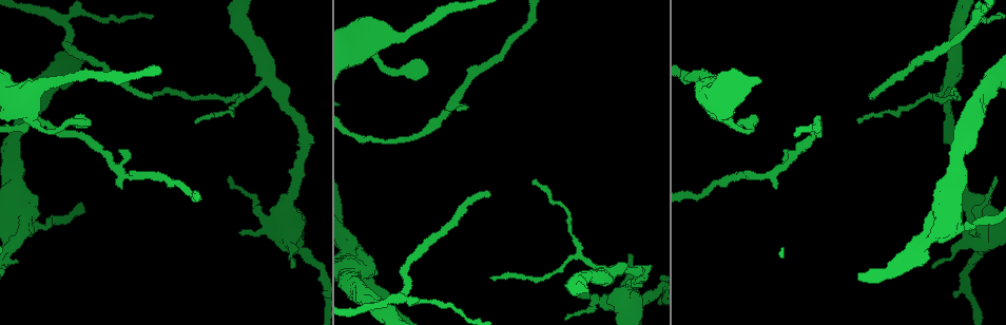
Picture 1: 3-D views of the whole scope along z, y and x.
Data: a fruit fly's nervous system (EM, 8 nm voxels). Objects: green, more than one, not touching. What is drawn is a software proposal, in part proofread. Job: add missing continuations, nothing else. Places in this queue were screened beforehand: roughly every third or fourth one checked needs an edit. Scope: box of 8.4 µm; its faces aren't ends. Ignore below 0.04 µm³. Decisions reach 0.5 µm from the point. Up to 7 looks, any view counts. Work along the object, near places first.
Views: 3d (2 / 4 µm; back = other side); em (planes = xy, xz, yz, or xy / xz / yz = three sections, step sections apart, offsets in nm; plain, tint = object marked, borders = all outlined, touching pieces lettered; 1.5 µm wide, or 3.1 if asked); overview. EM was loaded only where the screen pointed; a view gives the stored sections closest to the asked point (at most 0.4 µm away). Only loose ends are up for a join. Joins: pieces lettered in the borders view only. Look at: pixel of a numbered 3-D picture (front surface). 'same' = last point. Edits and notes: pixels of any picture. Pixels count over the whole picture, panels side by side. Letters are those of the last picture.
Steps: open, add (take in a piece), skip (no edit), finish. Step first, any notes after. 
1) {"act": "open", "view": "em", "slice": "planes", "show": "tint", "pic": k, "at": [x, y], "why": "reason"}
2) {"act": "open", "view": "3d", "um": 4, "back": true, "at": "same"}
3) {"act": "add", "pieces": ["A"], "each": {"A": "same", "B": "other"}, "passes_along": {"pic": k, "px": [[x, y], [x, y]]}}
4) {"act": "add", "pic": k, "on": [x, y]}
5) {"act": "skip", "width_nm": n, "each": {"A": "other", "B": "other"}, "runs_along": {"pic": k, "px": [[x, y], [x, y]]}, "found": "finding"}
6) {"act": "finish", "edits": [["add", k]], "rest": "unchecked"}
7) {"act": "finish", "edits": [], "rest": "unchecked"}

{"act": "open", "view": "em", "slice": "xy", "step": 4, "show": "tint", "pic": 1, "at": [89, 123], "why": "an open end"}

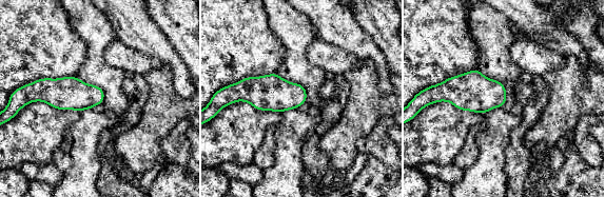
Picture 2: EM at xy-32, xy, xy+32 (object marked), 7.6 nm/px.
{"act": "open", "view": "em", "slice": "planes", "show": "borders", "at": "same", "why": "cut it another way"}

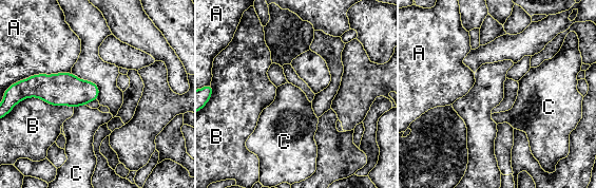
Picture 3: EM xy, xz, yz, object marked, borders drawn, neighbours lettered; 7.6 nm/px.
{"act": "skip", "each": {"A": "other", "B": "other", "C": "other"}, "found": "none of them fits"}

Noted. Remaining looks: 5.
{"act": "open", "view": "3d", "um": 2, "pic": 1, "at": [149, 98], "why": "branch stops here"}

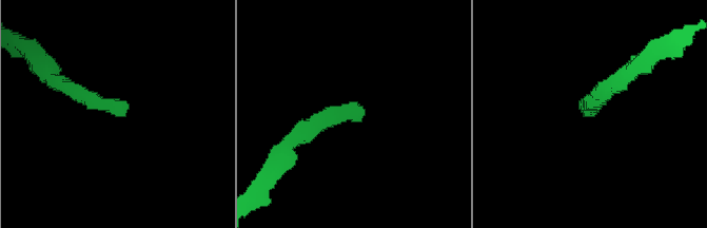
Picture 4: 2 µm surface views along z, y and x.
{"act": "open", "view": "em", "slice": "planes", "show": "borders", "pic": 4, "at": [583, 108], "why": "need the tissue"}

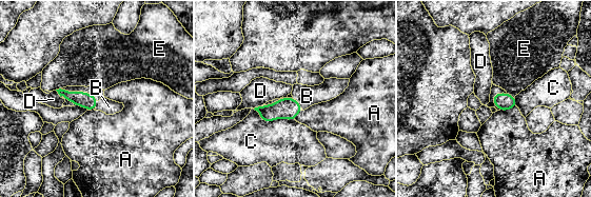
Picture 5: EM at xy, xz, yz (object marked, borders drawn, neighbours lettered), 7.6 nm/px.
{"act": "add", "pieces": ["B"], "width_nm": 120, "each": {"A": "other", "B": "same", "C": "other", "D": "other", "E": "other"}, "found": "the cell continues"}

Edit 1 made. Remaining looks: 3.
{"act": "open", "view": "overview", "why": "see it whole again"}

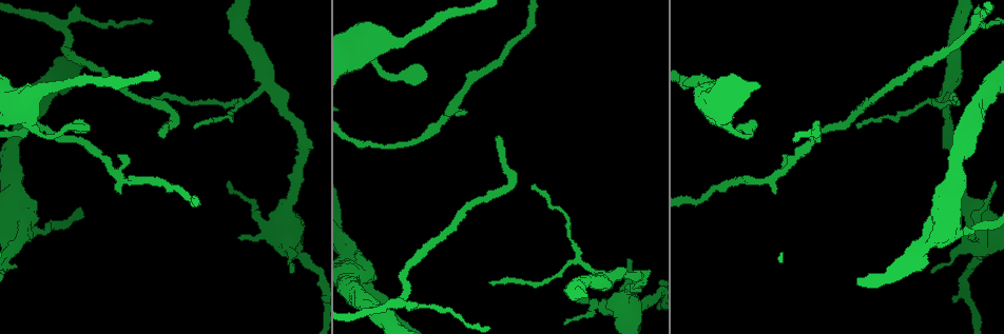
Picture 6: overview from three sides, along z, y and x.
{"act": "open", "view": "em", "slice": "planes", "show": "borders", "pic": 6, "at": [161, 135], "why": "tapers out"}

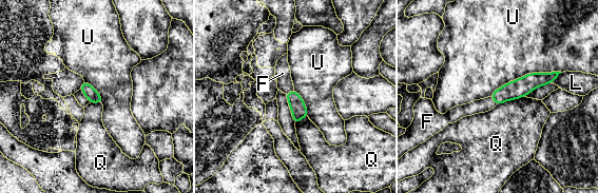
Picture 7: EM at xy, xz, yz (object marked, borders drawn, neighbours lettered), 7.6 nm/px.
{"act": "add", "pieces": ["F"], "width_nm": 100, "each": {"F": "same", "L": "other", "Q": "other", "U": "other"}, "passes_along": {"pic": 7, "px": [[298, 110], [289, 92], [283, 73]]}, "found": "the cell continues"}

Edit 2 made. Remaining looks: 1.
{"act": "finish", "edits": [["add", 5], ["add", 7]], "rest": "unchecked"}

